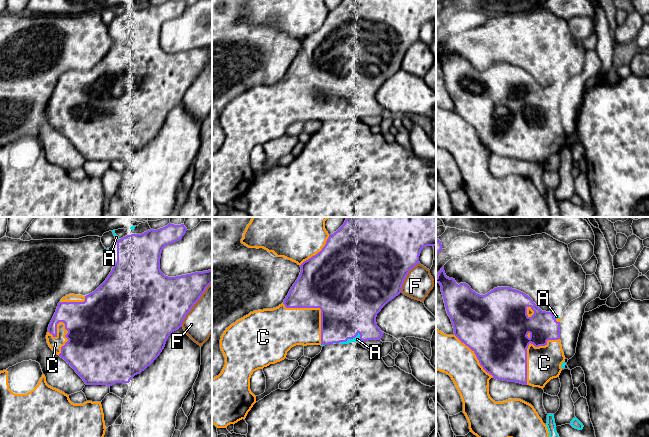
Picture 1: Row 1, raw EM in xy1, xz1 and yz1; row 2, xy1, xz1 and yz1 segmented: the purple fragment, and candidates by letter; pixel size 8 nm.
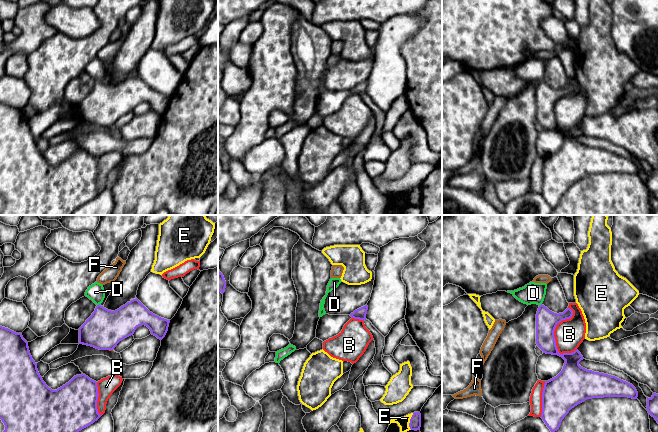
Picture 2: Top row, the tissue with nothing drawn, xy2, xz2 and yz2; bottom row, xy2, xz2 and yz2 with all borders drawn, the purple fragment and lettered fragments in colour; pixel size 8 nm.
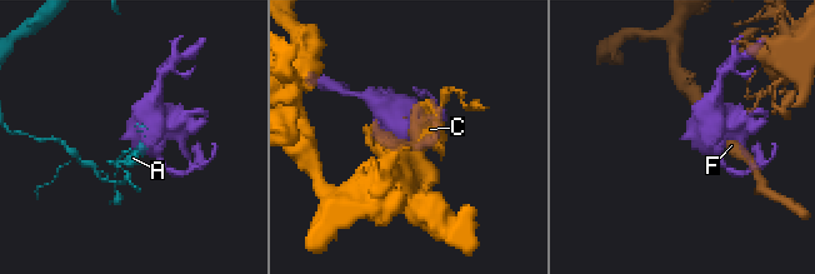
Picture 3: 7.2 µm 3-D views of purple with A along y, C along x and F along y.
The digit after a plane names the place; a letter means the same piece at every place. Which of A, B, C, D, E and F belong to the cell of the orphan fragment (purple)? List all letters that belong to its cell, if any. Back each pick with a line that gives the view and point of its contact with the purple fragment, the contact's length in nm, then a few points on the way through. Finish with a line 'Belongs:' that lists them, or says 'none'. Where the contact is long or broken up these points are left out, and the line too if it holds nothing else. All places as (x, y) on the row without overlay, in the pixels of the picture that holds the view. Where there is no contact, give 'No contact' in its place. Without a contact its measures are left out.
C: Touches purple at xz1 (319, 83). Shared border 460 nm
Belongs: C

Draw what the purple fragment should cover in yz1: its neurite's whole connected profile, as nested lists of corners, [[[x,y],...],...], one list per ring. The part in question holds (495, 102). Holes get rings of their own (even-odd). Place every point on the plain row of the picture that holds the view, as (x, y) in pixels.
[[[444,42],[438,48],[436,59],[439,59],[441,62],[446,87],[454,104],[453,111],[446,111],[436,104],[436,146],[446,149],[453,156],[463,178],[463,189],[468,196],[470,208],[484,217],[501,217],[508,214],[511,214],[512,217],[550,217],[547,202],[543,199],[542,195],[531,180],[521,175],[508,175],[503,178],[495,178],[489,171],[488,162],[489,156],[491,154],[495,154],[497,156],[516,158],[543,165],[551,155],[559,153],[562,147],[561,141],[565,138],[565,132],[560,117],[561,94],[555,95],[552,88],[542,87],[528,71],[510,63],[497,63],[485,71],[480,71],[473,67],[468,60],[460,59],[458,61],[455,55],[447,53],[444,47]]]

